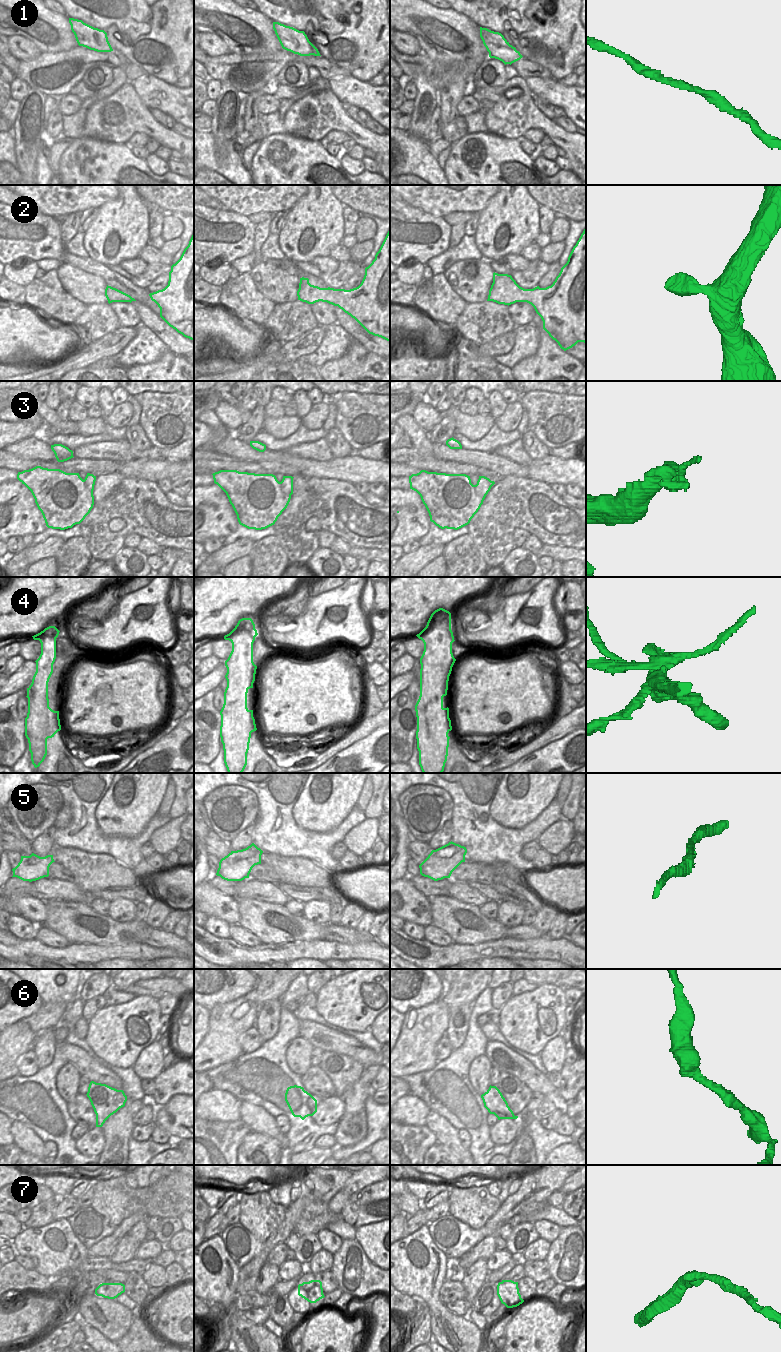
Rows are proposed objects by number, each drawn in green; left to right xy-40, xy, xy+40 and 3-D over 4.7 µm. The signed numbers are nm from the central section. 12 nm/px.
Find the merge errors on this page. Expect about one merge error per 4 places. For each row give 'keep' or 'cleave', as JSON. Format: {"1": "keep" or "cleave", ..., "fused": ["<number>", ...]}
{"1": "keep", "2": "keep", "3": "cleave", "4": "cleave", "5": "keep", "6": "cleave", "7": "cleave", "fused": ["3", "4", "6", "7"]}

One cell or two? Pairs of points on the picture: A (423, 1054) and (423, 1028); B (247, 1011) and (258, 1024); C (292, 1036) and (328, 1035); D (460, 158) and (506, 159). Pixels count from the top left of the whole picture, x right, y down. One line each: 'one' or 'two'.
A: one
B: two
C: one
D: one

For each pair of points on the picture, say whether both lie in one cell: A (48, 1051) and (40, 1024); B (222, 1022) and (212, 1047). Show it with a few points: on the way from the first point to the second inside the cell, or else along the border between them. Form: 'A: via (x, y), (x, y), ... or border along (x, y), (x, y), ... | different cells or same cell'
A: border along (52, 1028), (36, 1033) | different cells
B: via (222, 1028), (215, 1041) | same cell

